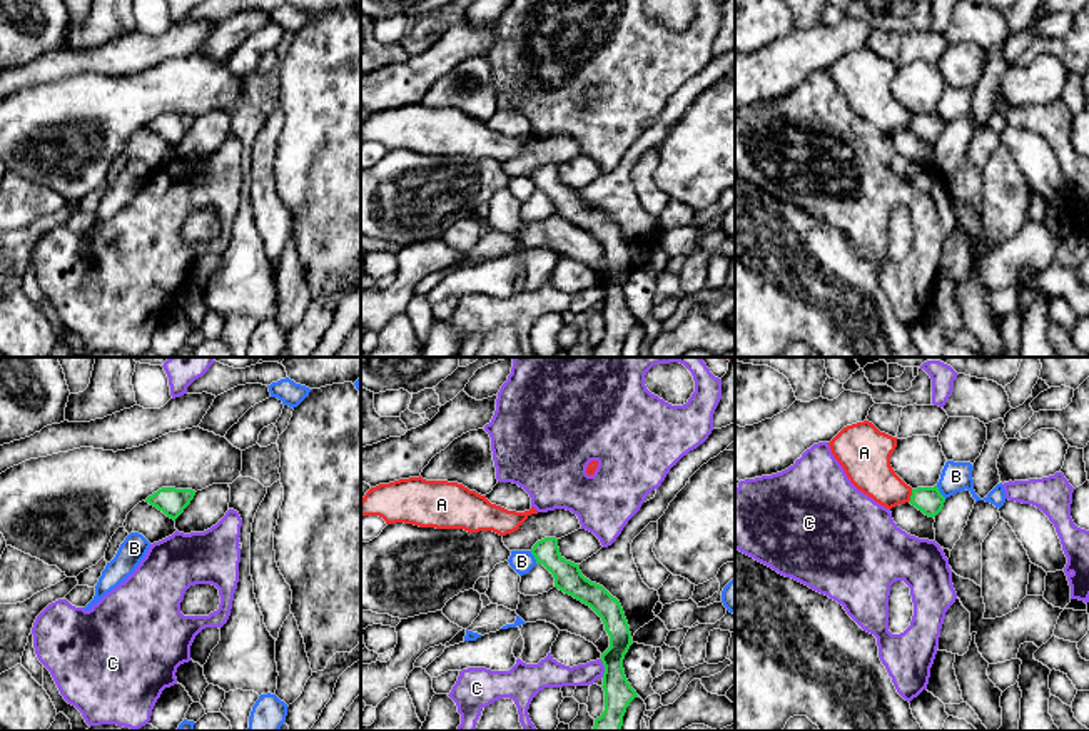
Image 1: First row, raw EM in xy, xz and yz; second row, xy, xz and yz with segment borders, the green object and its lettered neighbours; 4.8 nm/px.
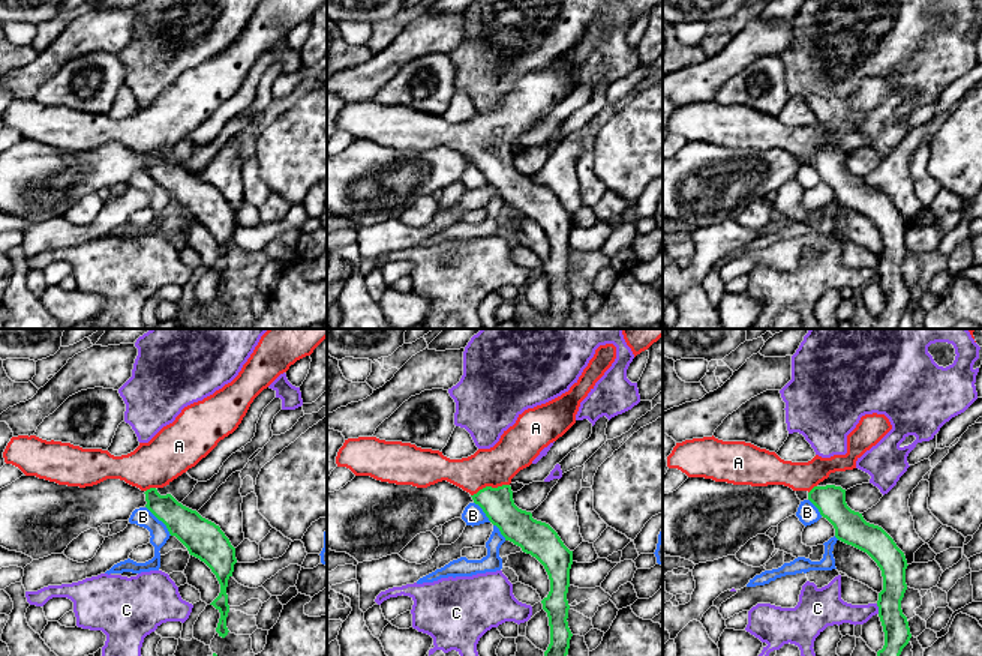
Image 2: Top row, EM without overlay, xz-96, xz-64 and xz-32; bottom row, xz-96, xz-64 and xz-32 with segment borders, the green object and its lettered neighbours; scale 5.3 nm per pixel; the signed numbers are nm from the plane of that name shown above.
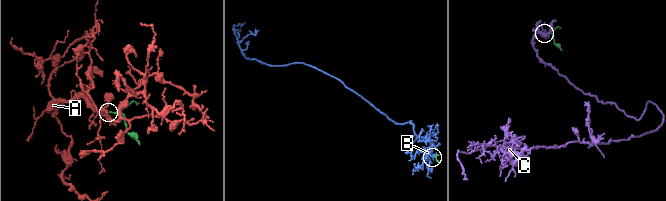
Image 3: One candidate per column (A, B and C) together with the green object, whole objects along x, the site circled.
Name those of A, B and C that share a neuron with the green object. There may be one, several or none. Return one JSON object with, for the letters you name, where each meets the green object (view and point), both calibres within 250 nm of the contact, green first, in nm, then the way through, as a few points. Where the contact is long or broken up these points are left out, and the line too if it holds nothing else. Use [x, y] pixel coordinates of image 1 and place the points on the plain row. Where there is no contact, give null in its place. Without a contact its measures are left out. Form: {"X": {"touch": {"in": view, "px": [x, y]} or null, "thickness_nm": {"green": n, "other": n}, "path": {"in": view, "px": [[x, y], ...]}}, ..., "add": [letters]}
{"A": {"touch": {"in": "yz", "px": [911, 122]}, "thickness_nm": {"green": 130, "other": 220}, "path": {"in": "yz", "px": [[927, 126], [911, 122], [891, 117], [869, 95]]}}, "add": ["A"]}

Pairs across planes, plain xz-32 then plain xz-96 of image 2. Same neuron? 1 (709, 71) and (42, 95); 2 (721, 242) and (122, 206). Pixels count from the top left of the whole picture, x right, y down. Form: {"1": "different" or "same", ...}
{"1": "different", "2": "same"}

